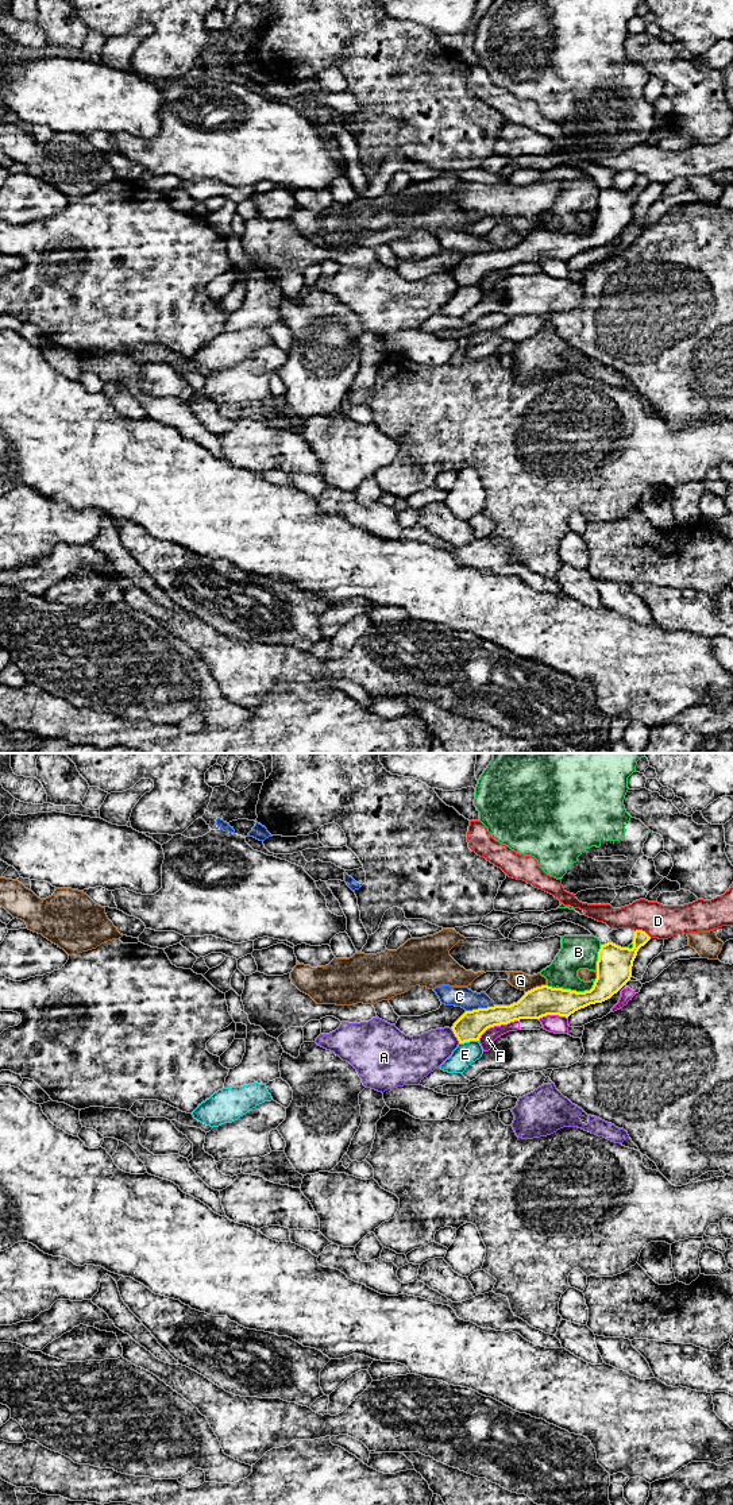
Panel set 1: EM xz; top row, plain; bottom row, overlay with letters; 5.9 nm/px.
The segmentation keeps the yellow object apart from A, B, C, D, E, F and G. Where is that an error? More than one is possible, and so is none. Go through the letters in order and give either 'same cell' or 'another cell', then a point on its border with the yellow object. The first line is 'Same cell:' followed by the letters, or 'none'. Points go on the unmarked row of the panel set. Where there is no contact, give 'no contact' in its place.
Same cell: none
A: another cell | xz (455, 280)
B: another cell | xz (578, 236)
C: another cell | xz (479, 253)
D: another cell | xz (641, 174)
E: another cell | xz (469, 285)
F: another cell | xz (497, 269)
G: another cell | xz (536, 231)

